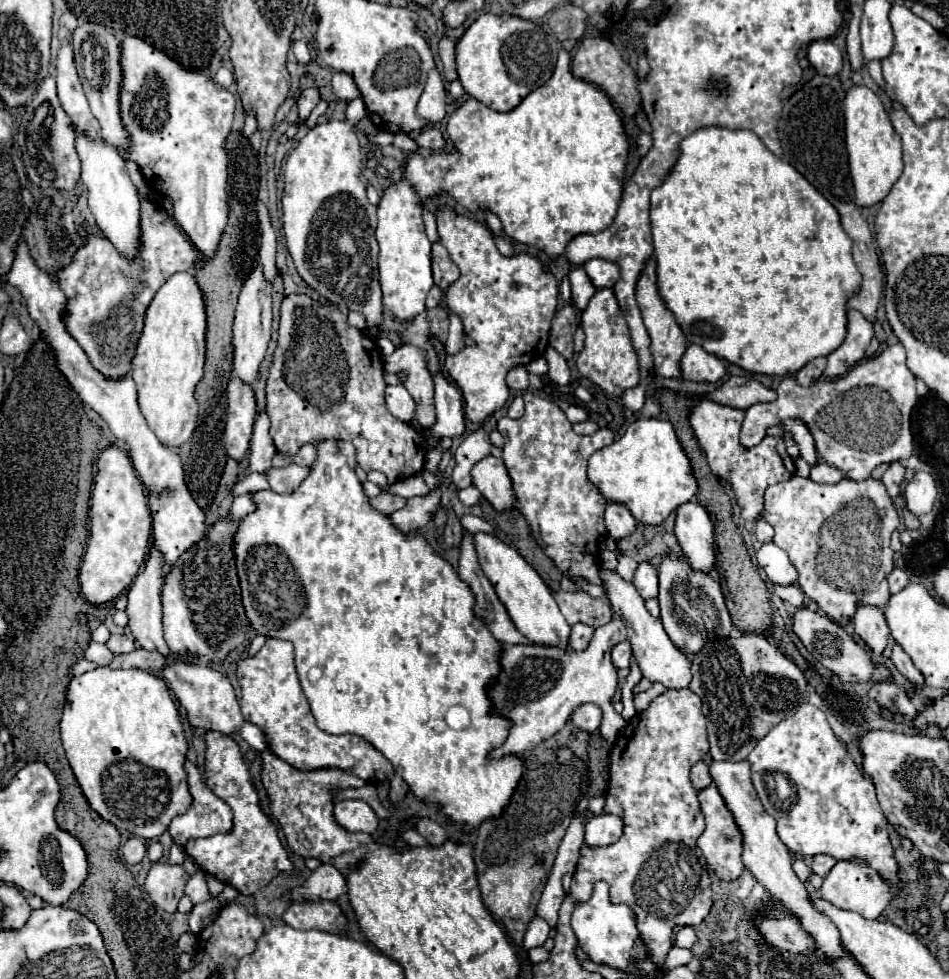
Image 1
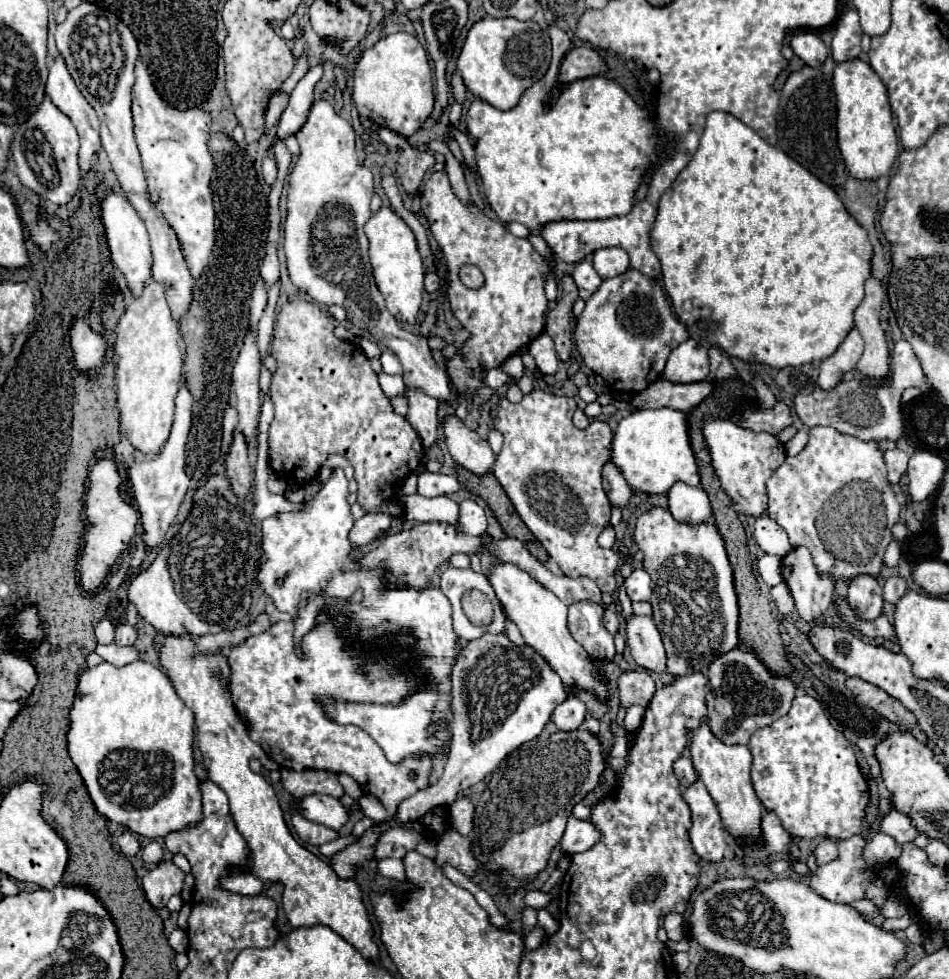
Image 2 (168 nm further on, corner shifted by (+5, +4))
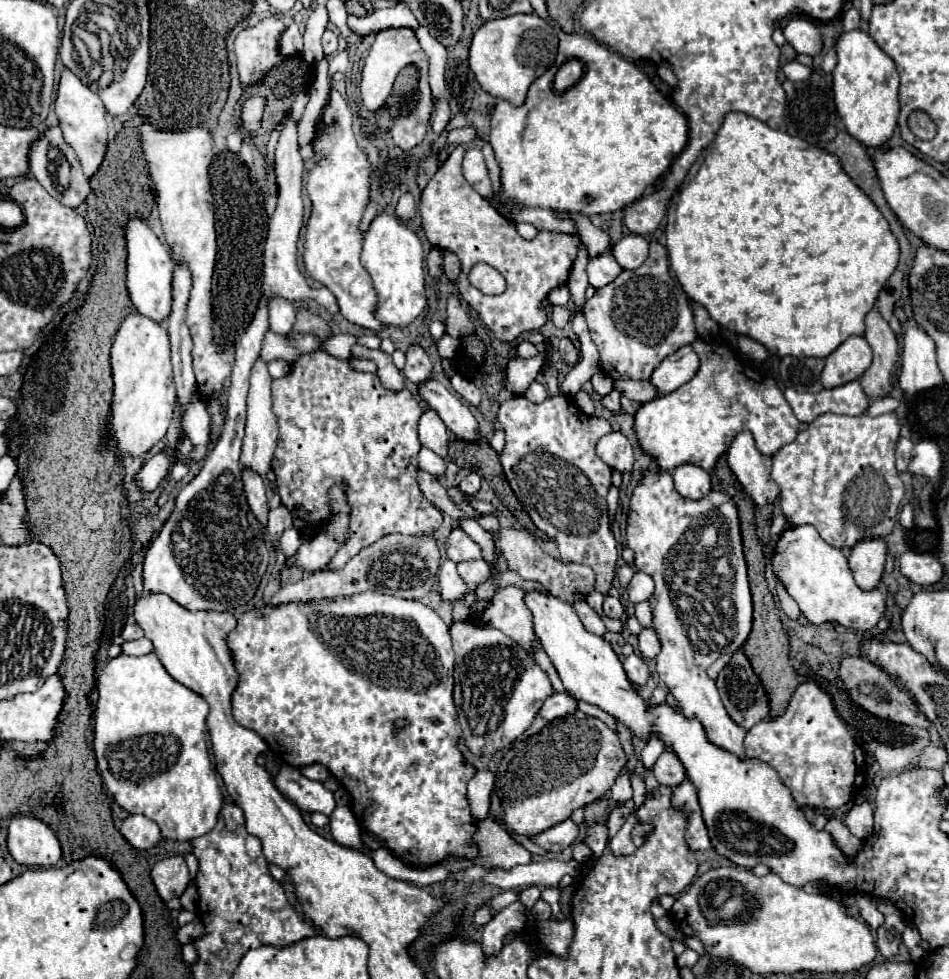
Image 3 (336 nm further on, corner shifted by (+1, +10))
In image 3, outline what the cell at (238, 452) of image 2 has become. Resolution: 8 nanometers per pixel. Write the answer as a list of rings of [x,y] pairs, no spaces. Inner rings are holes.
[[[244,471],[244,493],[248,497],[248,505],[252,509],[252,513],[256,515],[256,519],[266,527],[268,521],[268,495],[266,495],[266,485],[264,479],[252,471]]]

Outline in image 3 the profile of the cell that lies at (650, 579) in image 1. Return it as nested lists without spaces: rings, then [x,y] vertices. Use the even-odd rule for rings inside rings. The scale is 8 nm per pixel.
[[[636,571],[630,585],[628,585],[628,597],[632,603],[640,603],[640,601],[648,601],[650,595],[654,593],[654,583],[652,583],[652,577],[642,573],[642,571]]]

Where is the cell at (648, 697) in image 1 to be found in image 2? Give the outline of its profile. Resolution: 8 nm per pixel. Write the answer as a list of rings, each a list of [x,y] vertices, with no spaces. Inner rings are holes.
[[[732,649],[708,669],[702,671],[708,677],[708,725],[712,733],[726,745],[748,745],[754,731],[772,725],[778,717],[790,711],[796,697],[796,683],[790,675],[774,675],[756,655],[754,649]]]

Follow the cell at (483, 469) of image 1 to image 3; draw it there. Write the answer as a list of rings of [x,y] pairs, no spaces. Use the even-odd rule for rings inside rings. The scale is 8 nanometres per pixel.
[[[426,379],[424,383],[418,385],[418,395],[426,403],[426,407],[434,409],[440,415],[440,419],[446,423],[446,427],[450,431],[454,431],[454,435],[458,439],[462,439],[462,441],[480,439],[478,423],[476,423],[474,415],[460,401],[458,395],[454,395],[452,391],[446,389],[446,385],[442,385],[436,379]]]

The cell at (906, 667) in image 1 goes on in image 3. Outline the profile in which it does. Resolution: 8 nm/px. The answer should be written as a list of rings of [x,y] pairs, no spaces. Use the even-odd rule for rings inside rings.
[[[812,525],[790,527],[780,535],[772,555],[772,569],[790,597],[798,603],[802,615],[814,625],[834,621],[848,629],[866,633],[874,629],[884,615],[886,601],[882,593],[878,589],[860,589],[848,569],[848,561],[842,549],[826,543]]]

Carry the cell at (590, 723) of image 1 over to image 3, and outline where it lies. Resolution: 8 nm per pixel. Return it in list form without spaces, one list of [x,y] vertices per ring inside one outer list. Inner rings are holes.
[[[552,693],[544,705],[540,707],[538,715],[544,717],[546,721],[552,721],[556,717],[564,717],[568,713],[574,713],[576,711],[576,699],[568,693]]]

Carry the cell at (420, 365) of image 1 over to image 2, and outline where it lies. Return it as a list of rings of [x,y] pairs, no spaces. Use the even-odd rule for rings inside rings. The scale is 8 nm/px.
[[[406,389],[408,421],[418,431],[424,447],[430,447],[438,439],[438,401],[418,389]]]

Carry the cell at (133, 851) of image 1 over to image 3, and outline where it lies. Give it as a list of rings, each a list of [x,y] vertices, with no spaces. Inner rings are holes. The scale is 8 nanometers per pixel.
[[[134,813],[134,815],[128,815],[124,821],[122,821],[122,827],[120,827],[122,835],[128,839],[128,843],[136,849],[150,849],[150,847],[156,847],[162,839],[162,833],[160,833],[160,827],[148,819],[146,815],[140,815],[140,813]]]

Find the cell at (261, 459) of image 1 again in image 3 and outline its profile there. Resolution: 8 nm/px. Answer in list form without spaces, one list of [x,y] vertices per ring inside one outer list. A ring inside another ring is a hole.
[[[280,297],[270,301],[270,331],[278,335],[286,335],[294,325],[294,317],[296,317],[296,309],[290,301]]]

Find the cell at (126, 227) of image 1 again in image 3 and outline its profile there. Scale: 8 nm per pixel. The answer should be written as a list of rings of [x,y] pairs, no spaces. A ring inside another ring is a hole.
[[[132,217],[126,229],[128,241],[128,293],[138,313],[164,323],[172,311],[172,257],[170,249],[152,233],[142,217]]]

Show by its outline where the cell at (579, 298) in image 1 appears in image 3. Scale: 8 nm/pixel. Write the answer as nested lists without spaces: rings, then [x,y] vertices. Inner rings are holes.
[[[612,253],[588,259],[588,279],[590,279],[590,285],[594,285],[596,289],[612,283],[622,271],[624,269],[616,263]]]

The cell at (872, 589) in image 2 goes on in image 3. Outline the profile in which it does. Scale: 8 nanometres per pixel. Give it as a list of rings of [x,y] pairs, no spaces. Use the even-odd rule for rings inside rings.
[[[884,537],[862,539],[860,543],[854,543],[848,561],[850,561],[850,571],[862,589],[870,591],[878,585],[884,573],[886,553],[888,553],[888,545]]]

